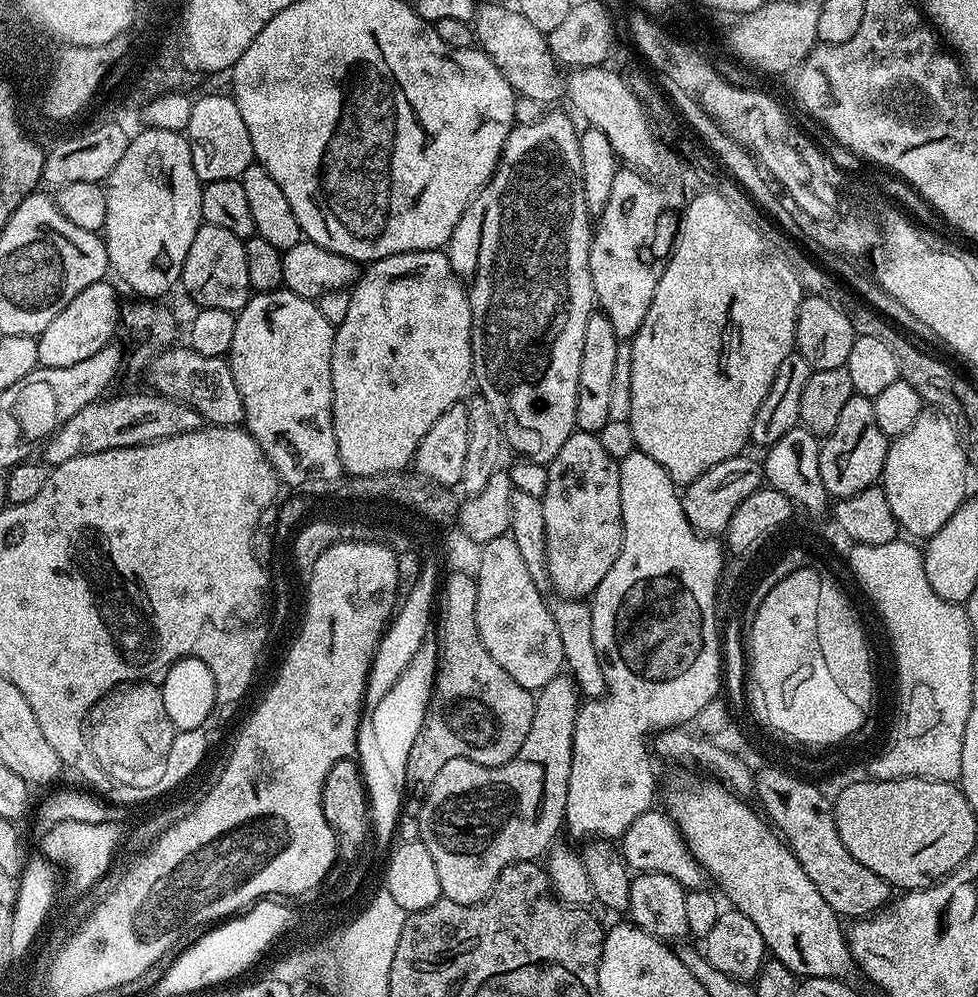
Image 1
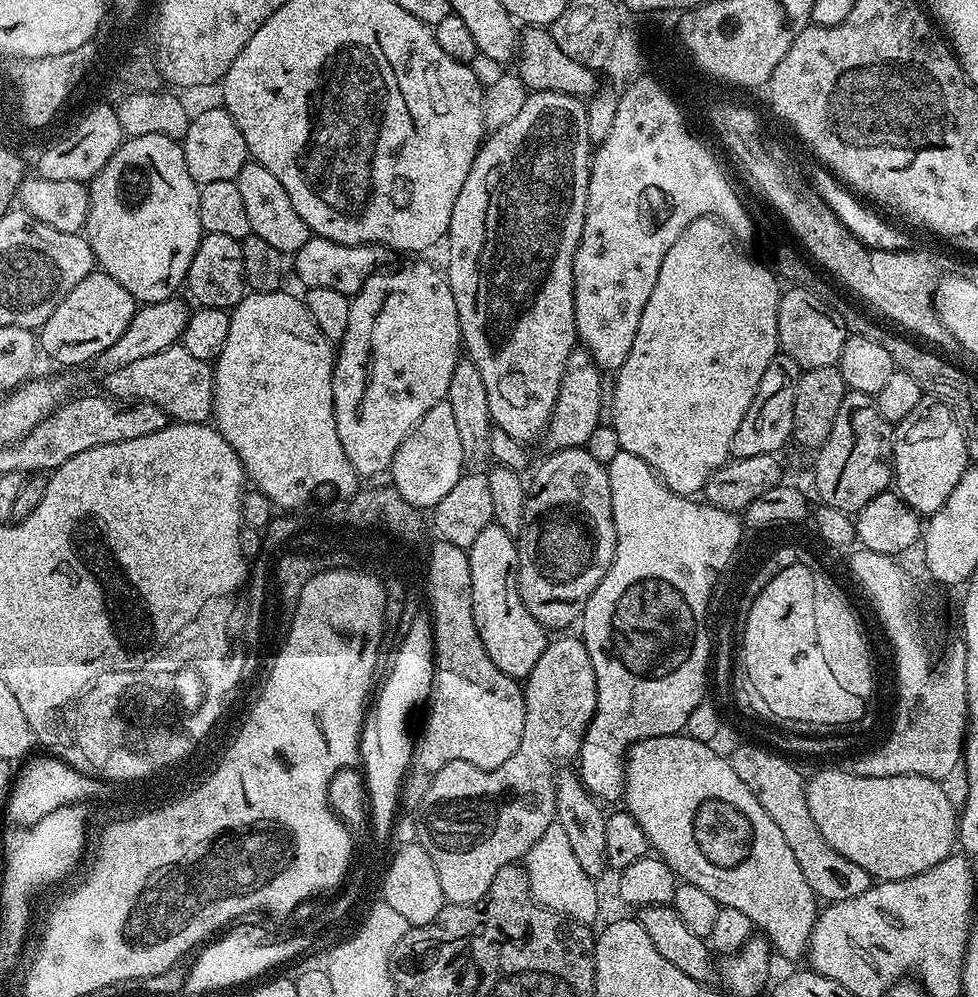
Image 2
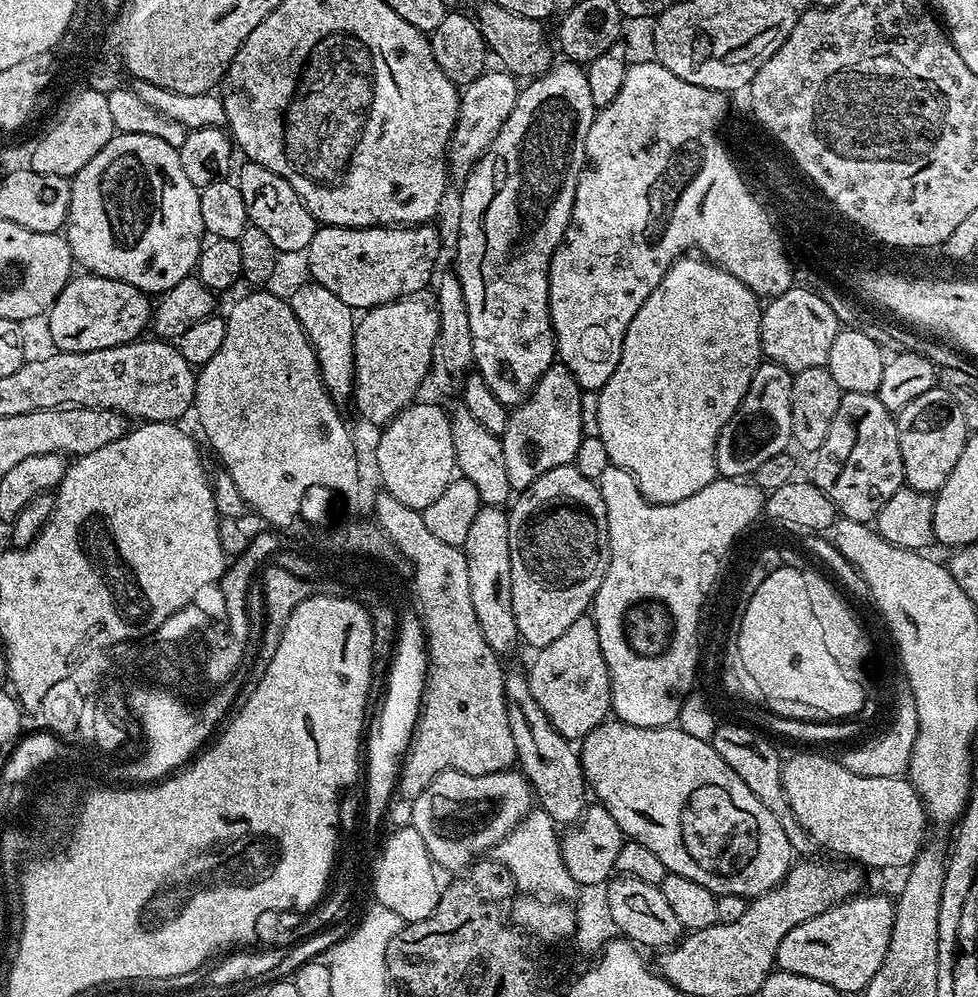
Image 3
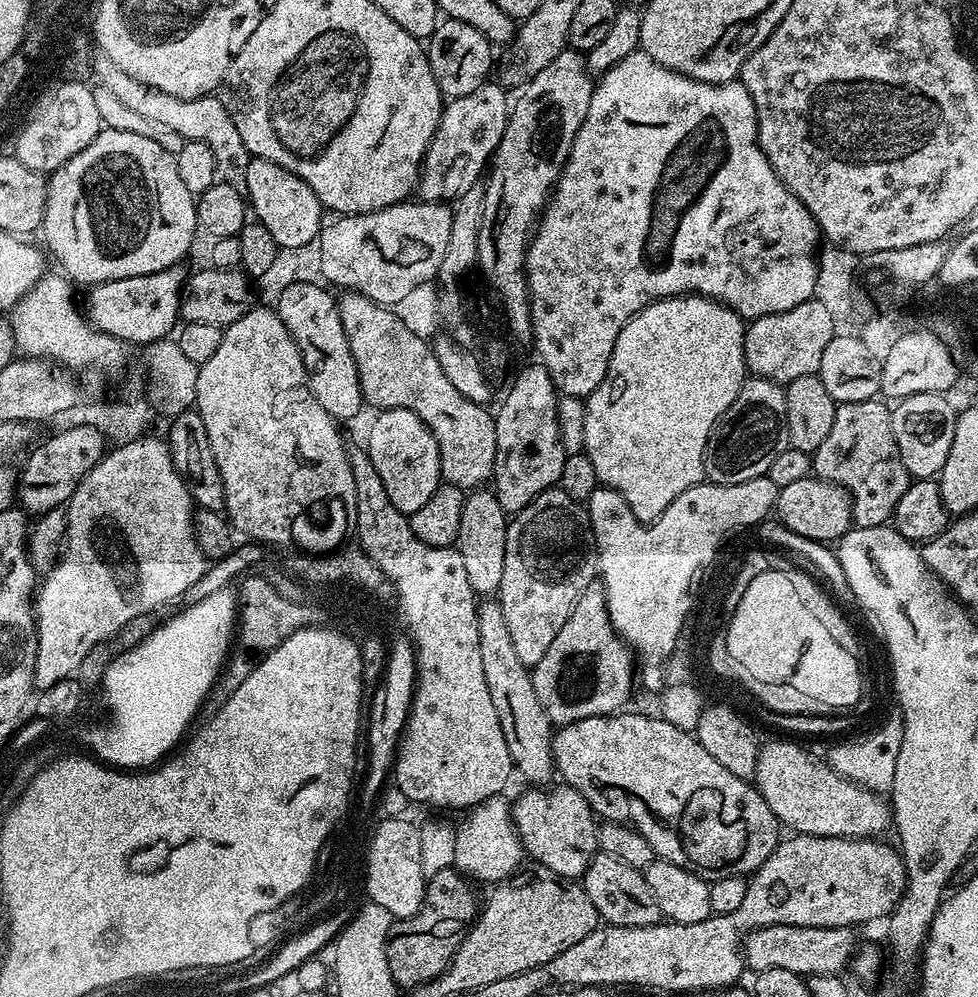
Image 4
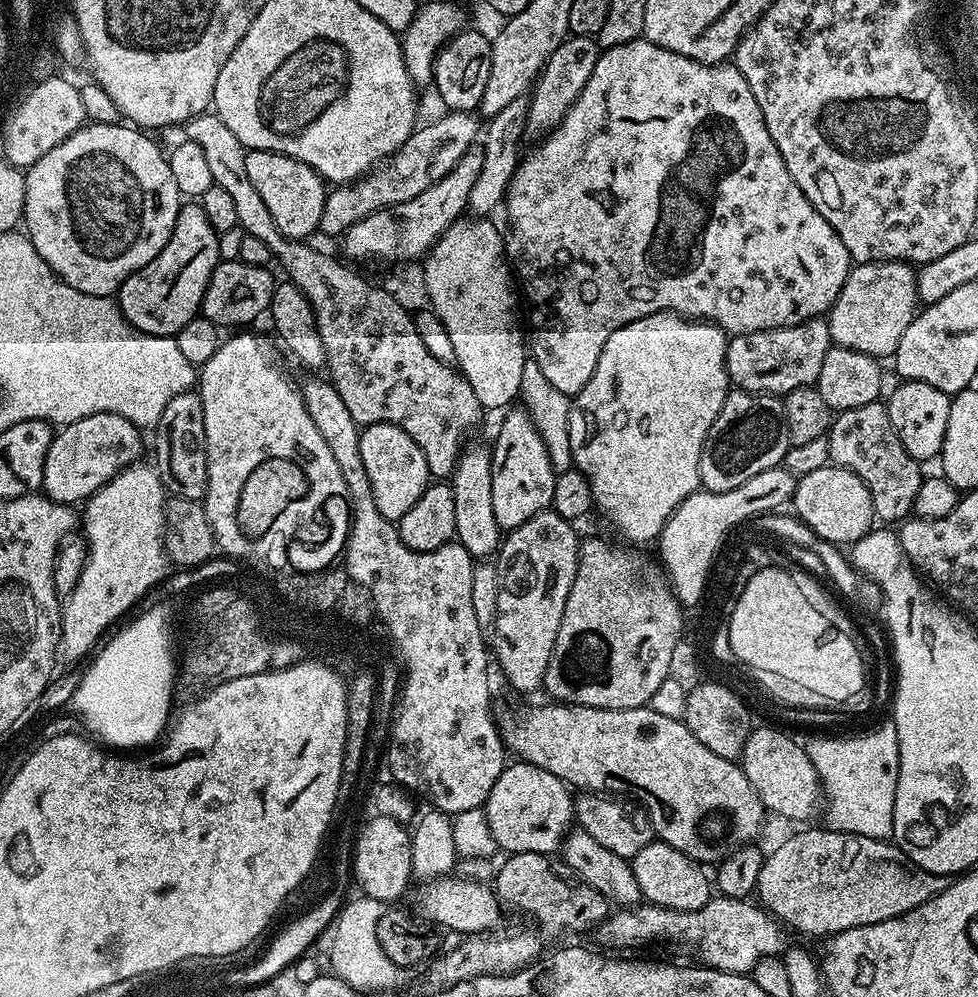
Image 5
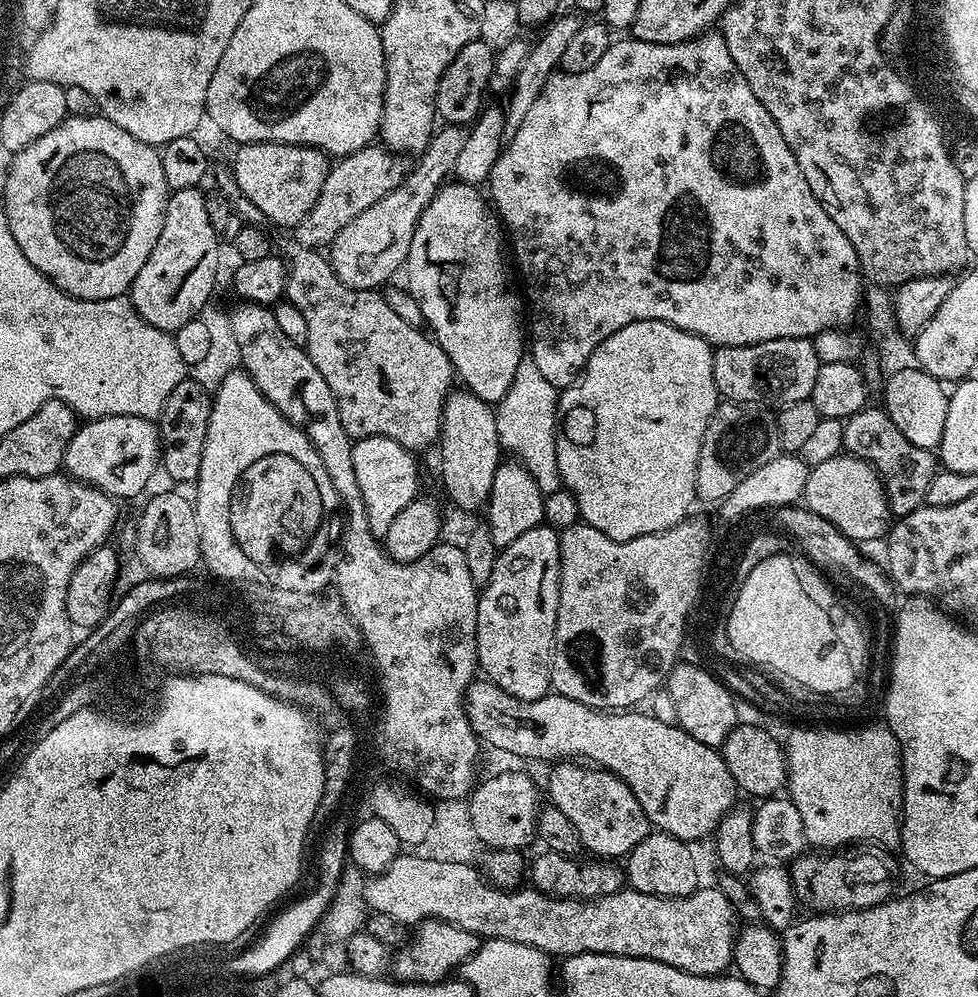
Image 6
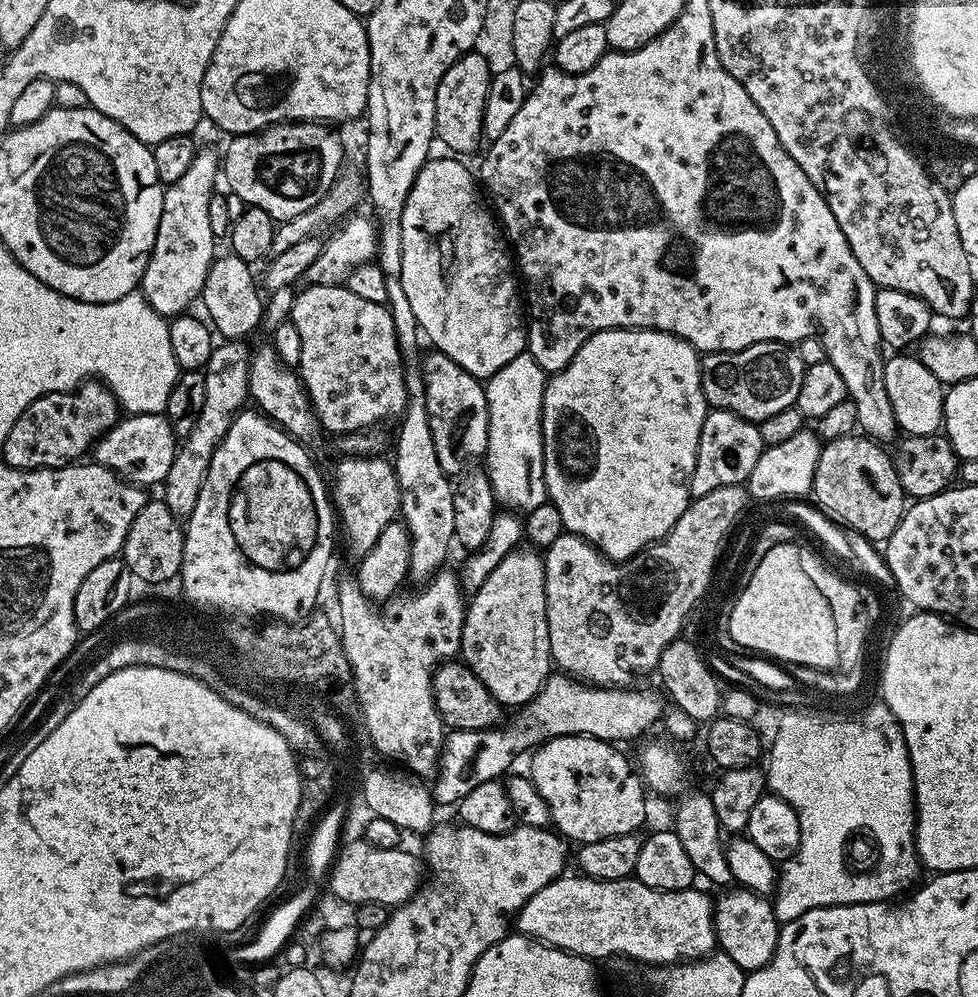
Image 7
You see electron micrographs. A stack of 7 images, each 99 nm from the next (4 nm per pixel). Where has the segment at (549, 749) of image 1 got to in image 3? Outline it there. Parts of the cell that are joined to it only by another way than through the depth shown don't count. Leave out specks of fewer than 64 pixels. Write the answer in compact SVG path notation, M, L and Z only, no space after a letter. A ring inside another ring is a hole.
M591 615L579 616L550 646L535 653L532 669L527 669L530 694L542 708L546 718L567 740L579 742L590 730L609 719L612 711L612 683L602 650L598 646L598 630ZM519 770L495 772L485 776L471 776L461 772L443 772L422 790L412 801L413 816L410 827L422 834L422 842L426 842L426 850L430 850L432 863L437 869L444 868L451 874L460 874L472 867L485 854L491 853L528 817L534 807L532 785L528 783L524 773Z

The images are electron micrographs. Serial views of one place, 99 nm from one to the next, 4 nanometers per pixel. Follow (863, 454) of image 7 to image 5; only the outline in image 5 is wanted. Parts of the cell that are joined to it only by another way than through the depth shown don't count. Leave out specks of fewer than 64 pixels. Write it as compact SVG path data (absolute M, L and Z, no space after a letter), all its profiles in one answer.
M839 466L814 470L811 474L799 477L790 504L796 507L795 517L805 523L818 538L830 544L854 545L874 528L870 490L866 490L866 482L862 482L858 474Z

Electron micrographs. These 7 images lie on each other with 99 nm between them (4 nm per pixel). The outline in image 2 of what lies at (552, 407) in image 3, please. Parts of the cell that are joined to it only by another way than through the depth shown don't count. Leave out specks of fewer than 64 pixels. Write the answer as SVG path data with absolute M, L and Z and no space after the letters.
M583 347L573 348L568 365L564 367L564 377L558 390L556 405L548 419L546 441L548 448L583 448L588 443L590 434L594 434L597 424L601 423L600 403L606 400L606 384L600 381L601 369L597 368L592 355L585 352Z

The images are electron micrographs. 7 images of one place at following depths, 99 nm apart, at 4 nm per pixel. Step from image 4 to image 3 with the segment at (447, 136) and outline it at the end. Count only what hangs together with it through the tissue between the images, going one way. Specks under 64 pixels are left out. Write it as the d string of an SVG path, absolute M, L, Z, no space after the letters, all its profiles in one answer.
M486 70L474 82L463 85L460 92L460 109L456 119L456 130L452 134L452 143L447 150L448 175L453 181L463 182L471 174L472 168L490 150L490 142L498 138L498 130L502 130L502 122L510 118L510 110L514 110L514 102L518 98L521 85L517 77L503 70Z

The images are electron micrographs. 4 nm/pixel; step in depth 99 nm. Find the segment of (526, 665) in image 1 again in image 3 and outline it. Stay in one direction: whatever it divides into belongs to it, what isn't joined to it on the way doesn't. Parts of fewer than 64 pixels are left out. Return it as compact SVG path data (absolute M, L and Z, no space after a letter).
M482 506L470 526L470 534L466 534L462 551L466 570L470 570L470 599L474 602L474 614L478 614L478 626L482 626L482 638L486 638L497 654L505 654L518 644L510 602L510 526L507 511L500 506Z

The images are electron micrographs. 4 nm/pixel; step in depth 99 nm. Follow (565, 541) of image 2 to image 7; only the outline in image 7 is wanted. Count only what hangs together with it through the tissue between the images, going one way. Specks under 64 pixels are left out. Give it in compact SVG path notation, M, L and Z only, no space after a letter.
M521 546L515 552L506 554L506 558L502 558L502 562L498 562L498 566L494 566L494 570L490 570L490 574L486 578L486 582L482 582L482 586L478 586L478 590L471 593L470 599L467 601L464 609L464 625L462 626L462 638L460 639L459 659L463 664L473 672L482 682L482 686L486 686L486 690L496 699L501 706L519 706L529 704L538 694L538 690L542 690L542 686L547 682L550 673L553 671L554 665L552 655L550 654L550 630L546 626L546 574L544 573L544 557L539 551L533 550L531 547Z

